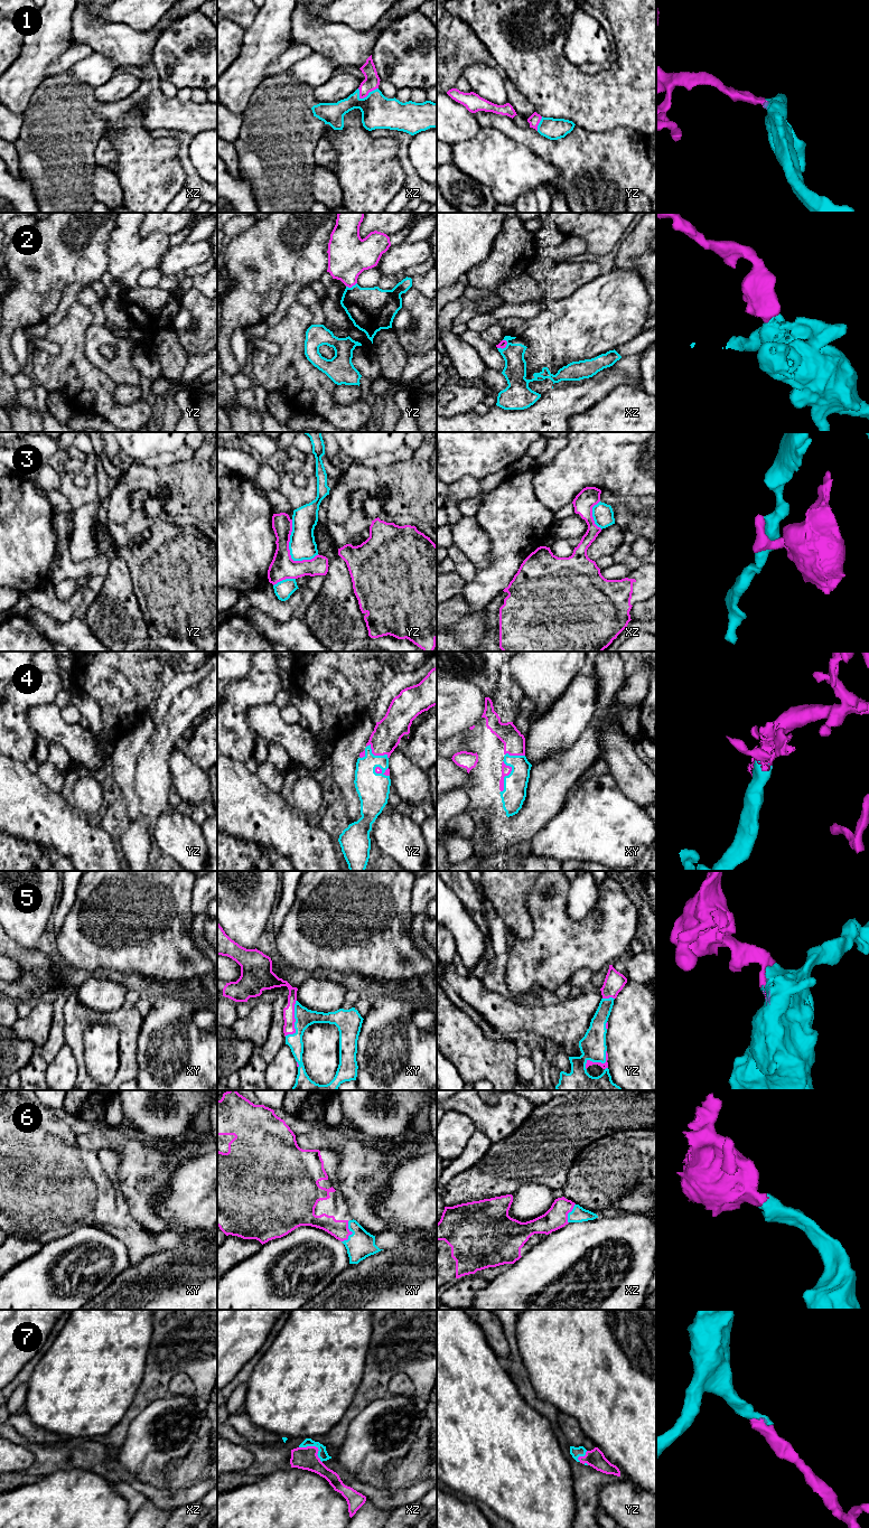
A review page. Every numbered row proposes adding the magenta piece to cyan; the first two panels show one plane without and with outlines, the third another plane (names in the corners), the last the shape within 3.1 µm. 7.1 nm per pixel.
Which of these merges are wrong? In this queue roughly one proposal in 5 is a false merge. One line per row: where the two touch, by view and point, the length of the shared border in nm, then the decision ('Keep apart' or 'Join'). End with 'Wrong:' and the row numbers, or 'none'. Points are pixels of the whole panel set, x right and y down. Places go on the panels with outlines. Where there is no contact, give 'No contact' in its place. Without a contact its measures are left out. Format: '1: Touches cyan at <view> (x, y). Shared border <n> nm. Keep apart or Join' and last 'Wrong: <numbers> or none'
1: Touches cyan at xz (368, 94). Shared border 160 nm. Join
2: Touches cyan at yz (352, 287). Shared border 90 nm. Join
3: Touches cyan at yz (289, 549). Shared border 320 nm. Keep apart
4: Touches cyan at xy (506, 776). Shared border 240 nm. Join
5: Touches cyan at xy (296, 1021). Shared border 280 nm. Join
6: Touches cyan at xy (352, 1231). Shared border 160 nm. Join
7: Touches cyan at xz (315, 1445). Shared border 200 nm. Join
Wrong: 3

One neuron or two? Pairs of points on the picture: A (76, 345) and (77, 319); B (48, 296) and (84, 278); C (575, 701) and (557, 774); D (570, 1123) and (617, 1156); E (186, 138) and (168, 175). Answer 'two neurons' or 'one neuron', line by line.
A: one neuron
B: one neuron
C: two neurons
D: two neurons
E: two neurons

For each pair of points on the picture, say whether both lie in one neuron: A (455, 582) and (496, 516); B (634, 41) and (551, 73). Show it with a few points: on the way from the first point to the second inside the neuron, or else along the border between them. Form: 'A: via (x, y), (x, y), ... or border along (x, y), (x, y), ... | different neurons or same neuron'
A: border along (465, 582), (460, 592) | different neurons
B: via (624, 66), (608, 82), (576, 82) | same neuron

